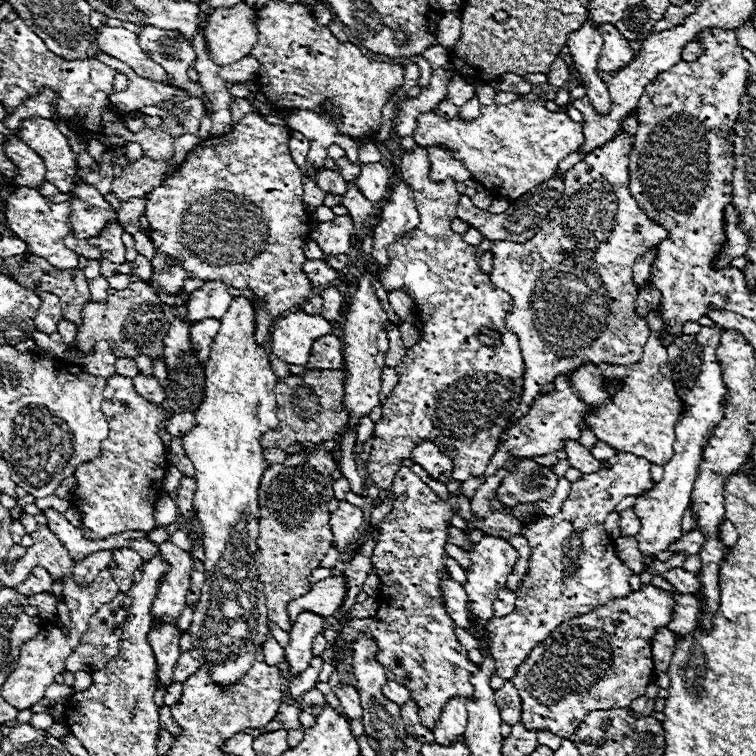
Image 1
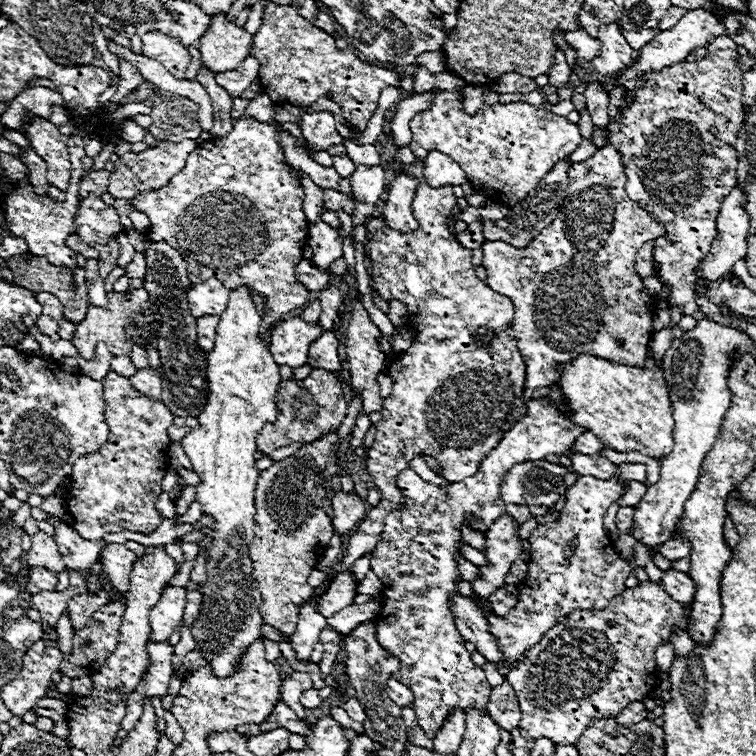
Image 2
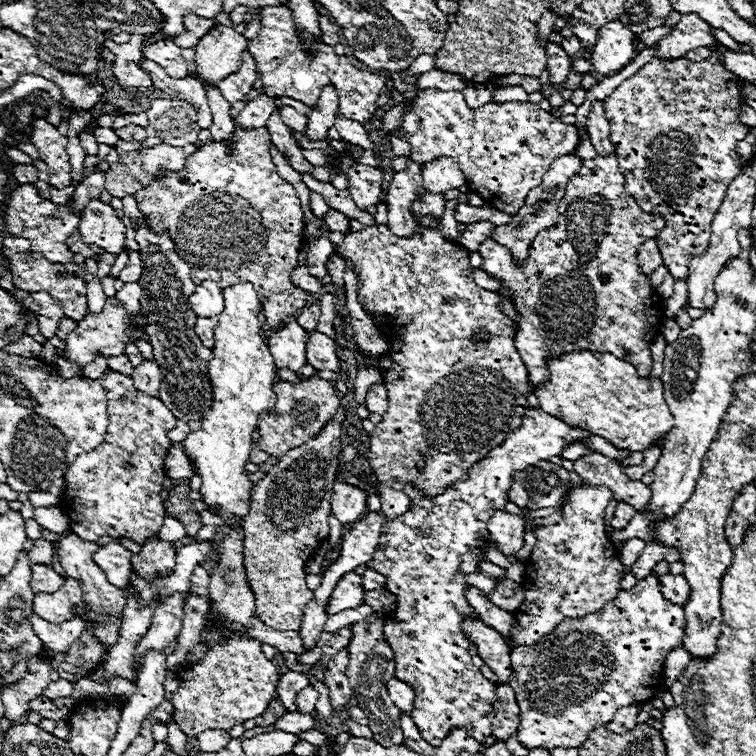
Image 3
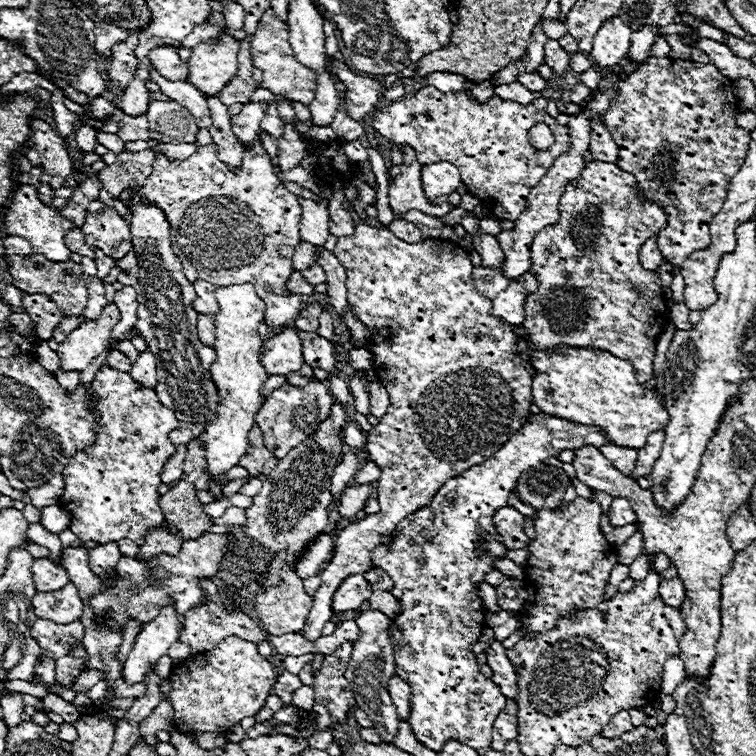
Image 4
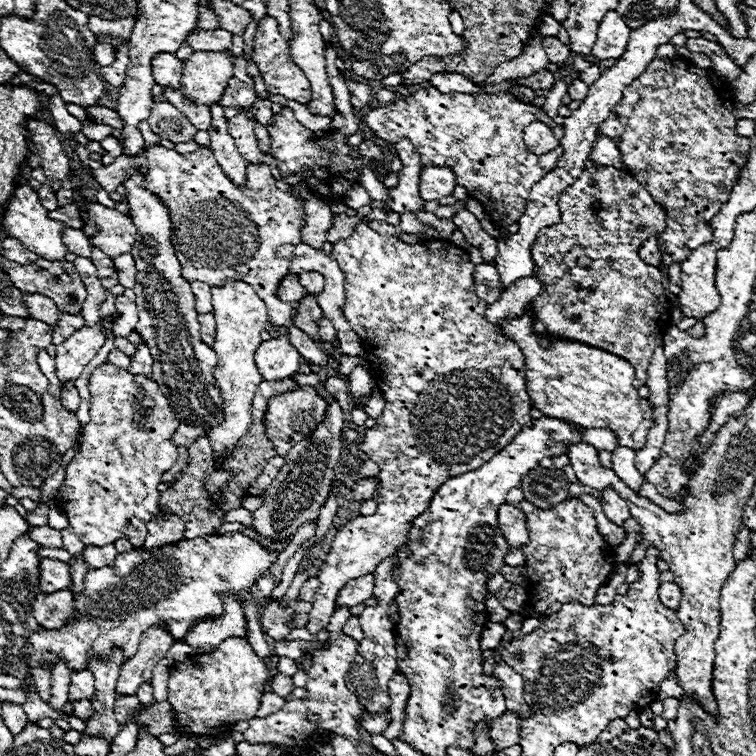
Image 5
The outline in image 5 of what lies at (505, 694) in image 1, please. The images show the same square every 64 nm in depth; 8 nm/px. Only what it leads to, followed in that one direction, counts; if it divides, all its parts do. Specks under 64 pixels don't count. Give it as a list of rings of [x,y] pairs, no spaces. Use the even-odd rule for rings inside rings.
[[[504,712],[500,718],[492,722],[492,742],[496,748],[504,750],[520,740],[520,718],[512,712]]]

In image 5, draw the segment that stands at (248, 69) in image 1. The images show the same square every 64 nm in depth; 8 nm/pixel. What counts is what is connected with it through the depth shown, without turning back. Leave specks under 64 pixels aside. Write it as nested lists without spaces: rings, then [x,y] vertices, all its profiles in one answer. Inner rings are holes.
[[[244,58],[234,60],[234,76],[232,76],[232,80],[228,80],[228,88],[224,90],[220,106],[246,108],[256,100],[256,94],[252,88],[252,78],[248,76],[246,68],[248,68],[248,62]]]

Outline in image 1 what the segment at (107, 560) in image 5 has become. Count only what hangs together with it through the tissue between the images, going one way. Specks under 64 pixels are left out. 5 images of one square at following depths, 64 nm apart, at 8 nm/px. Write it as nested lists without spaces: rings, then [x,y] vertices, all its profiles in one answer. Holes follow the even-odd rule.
[[[114,548],[112,550],[112,560],[108,568],[112,570],[112,576],[122,592],[128,592],[132,586],[132,574],[136,568],[140,568],[144,560],[130,548]]]

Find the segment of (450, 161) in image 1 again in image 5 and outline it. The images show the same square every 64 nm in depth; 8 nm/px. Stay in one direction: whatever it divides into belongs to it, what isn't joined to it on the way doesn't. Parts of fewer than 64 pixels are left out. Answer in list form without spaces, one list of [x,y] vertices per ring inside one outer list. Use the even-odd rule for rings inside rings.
[[[424,168],[420,174],[420,198],[426,202],[450,196],[454,186],[456,178],[448,168]]]

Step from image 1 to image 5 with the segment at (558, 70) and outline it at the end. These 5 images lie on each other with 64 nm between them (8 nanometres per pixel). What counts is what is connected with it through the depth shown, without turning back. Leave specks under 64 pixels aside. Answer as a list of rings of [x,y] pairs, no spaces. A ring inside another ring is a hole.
[[[544,36],[542,38],[542,46],[546,50],[546,56],[550,62],[556,62],[556,64],[564,64],[568,58],[570,58],[570,48],[566,44],[562,44],[558,38],[554,36]]]

